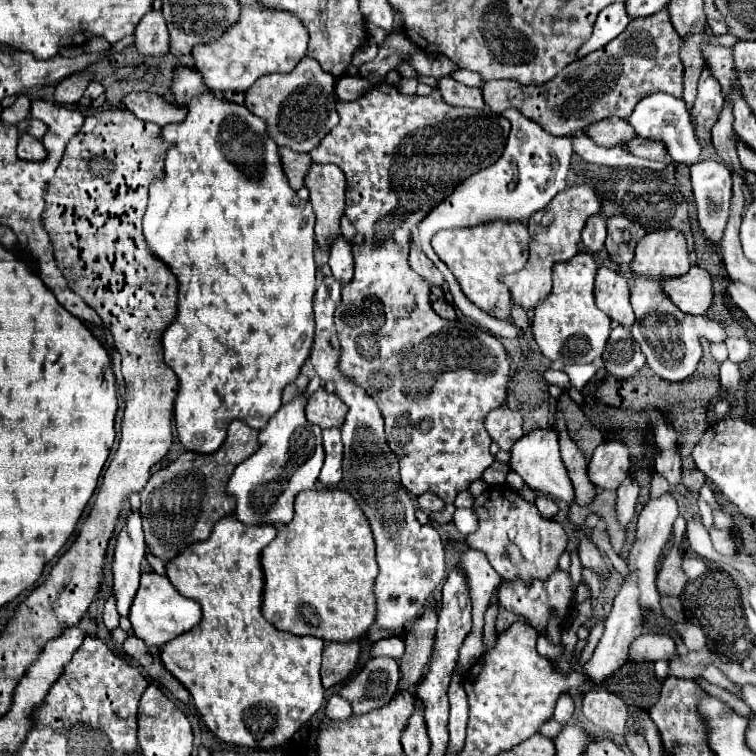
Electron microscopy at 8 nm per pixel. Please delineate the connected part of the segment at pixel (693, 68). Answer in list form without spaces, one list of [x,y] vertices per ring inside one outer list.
[[[694,34],[686,40],[682,40],[682,50],[680,50],[680,58],[684,64],[684,102],[686,108],[694,106],[694,98],[698,94],[698,78],[700,72],[704,68],[704,54],[702,54],[702,46],[710,44],[710,46],[734,46],[738,42],[736,36],[732,34],[722,34],[722,36],[714,36],[714,34]]]

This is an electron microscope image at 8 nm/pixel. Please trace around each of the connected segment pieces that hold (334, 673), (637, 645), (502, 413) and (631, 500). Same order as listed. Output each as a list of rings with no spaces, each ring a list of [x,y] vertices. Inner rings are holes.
[[[328,642],[324,648],[324,660],[322,660],[322,684],[324,688],[330,688],[338,682],[342,682],[356,666],[360,654],[358,642]]]
[[[642,634],[630,646],[630,660],[672,660],[678,656],[676,642],[668,634]]]
[[[506,404],[492,410],[486,420],[484,428],[488,430],[492,442],[500,446],[500,450],[510,450],[518,438],[524,436],[522,432],[522,416],[514,410],[510,410]]]
[[[626,478],[620,484],[620,488],[616,490],[618,492],[618,498],[616,498],[616,518],[618,518],[622,528],[626,528],[626,524],[634,518],[634,506],[636,506],[638,490],[640,490],[640,486],[636,484],[634,478]]]

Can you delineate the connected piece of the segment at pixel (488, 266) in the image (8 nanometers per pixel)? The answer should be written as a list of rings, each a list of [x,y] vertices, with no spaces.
[[[490,222],[484,226],[462,230],[440,230],[432,238],[432,248],[438,258],[452,270],[462,292],[470,302],[498,318],[510,316],[510,292],[500,282],[500,276],[522,270],[528,258],[528,230],[520,222]]]

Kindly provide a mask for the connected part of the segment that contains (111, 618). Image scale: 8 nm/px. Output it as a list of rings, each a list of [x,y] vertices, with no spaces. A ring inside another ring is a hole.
[[[110,594],[108,596],[108,600],[106,600],[106,604],[104,604],[104,624],[106,624],[106,628],[108,630],[114,630],[116,626],[118,626],[118,612],[116,612],[116,598],[114,598],[114,594]]]

